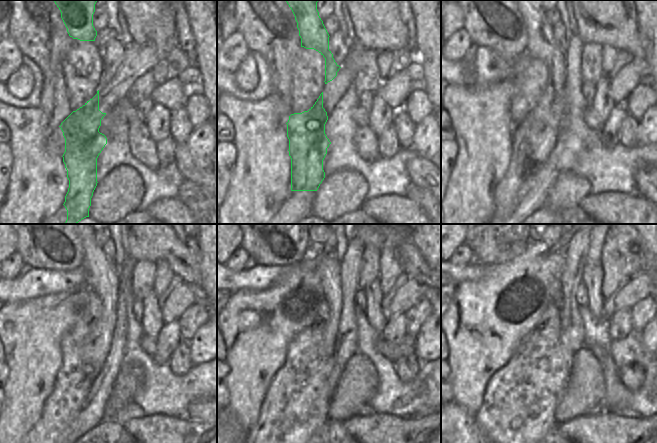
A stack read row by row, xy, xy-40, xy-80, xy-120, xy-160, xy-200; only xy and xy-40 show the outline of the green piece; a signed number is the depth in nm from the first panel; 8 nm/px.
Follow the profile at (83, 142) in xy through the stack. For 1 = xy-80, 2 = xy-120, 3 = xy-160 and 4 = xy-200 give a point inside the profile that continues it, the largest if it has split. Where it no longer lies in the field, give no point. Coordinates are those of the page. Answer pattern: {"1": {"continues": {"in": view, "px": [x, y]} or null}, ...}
{"1": {"continues": {"in": "xy-80", "px": [537, 136]}}, "2": {"continues": {"in": "xy-120", "px": [101, 274]}}, "3": {"continues": {"in": "xy-160", "px": [329, 266]}}, "4": {"continues": {"in": "xy-200", "px": [558, 302]}}}

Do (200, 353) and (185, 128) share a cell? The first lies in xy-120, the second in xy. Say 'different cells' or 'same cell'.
different cells

